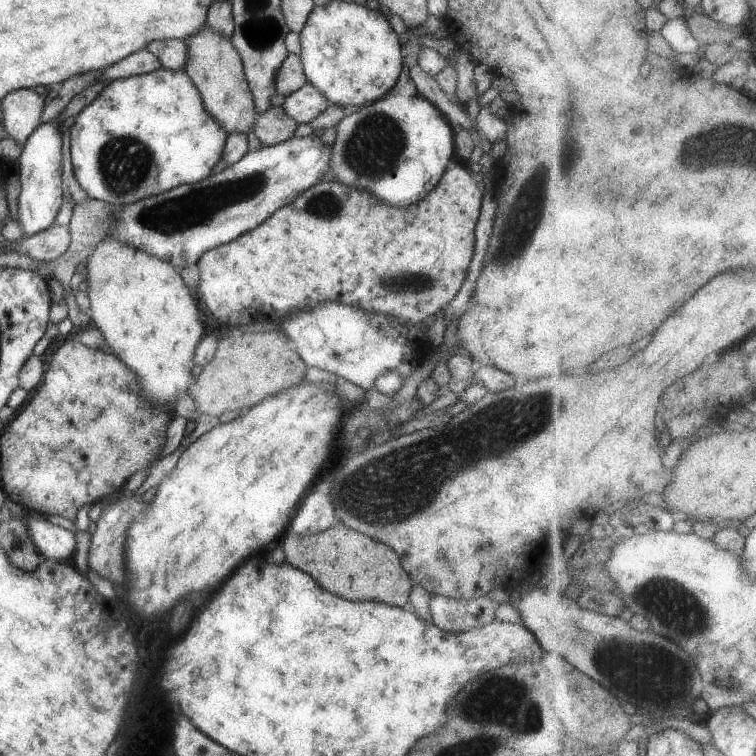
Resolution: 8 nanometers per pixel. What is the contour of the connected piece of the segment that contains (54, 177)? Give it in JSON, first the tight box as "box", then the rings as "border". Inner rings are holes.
{"box":[16,118,66,237],"border":[[[54,118],[50,122],[40,124],[22,146],[22,154],[16,167],[21,187],[16,221],[22,227],[24,237],[32,237],[54,225],[61,205],[66,200],[64,190],[62,190],[62,146],[64,146],[62,136],[64,130],[60,118]]]}

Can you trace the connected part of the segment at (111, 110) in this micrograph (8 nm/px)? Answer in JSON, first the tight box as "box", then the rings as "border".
{"box":[69,69,229,206],"border":[[[159,69],[109,81],[69,128],[74,176],[89,198],[110,202],[114,206],[132,205],[178,186],[201,182],[209,178],[212,168],[221,162],[222,148],[229,136],[210,116],[212,114],[204,110],[200,92],[184,70]]]}

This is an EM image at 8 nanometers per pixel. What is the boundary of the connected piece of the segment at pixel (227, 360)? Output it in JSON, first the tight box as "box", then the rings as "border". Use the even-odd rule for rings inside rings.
{"box":[189,329,308,417],"border":[[[279,329],[260,331],[257,334],[232,331],[228,338],[219,338],[213,360],[208,362],[208,365],[204,365],[204,370],[196,379],[196,384],[190,388],[189,395],[194,399],[199,412],[220,417],[226,412],[238,412],[242,408],[251,409],[260,400],[274,396],[280,390],[298,386],[304,381],[306,370],[308,367],[296,352],[294,344]]]}

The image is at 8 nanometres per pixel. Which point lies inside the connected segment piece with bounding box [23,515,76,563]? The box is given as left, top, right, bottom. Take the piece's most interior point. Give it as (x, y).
(56, 543)

